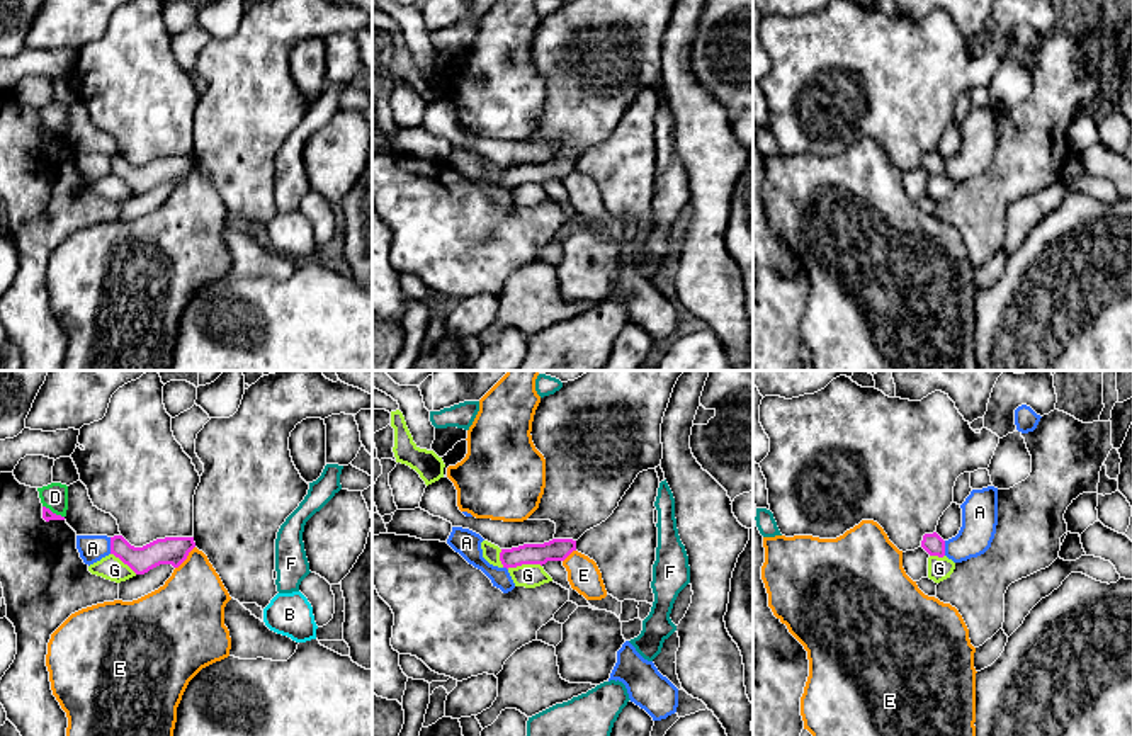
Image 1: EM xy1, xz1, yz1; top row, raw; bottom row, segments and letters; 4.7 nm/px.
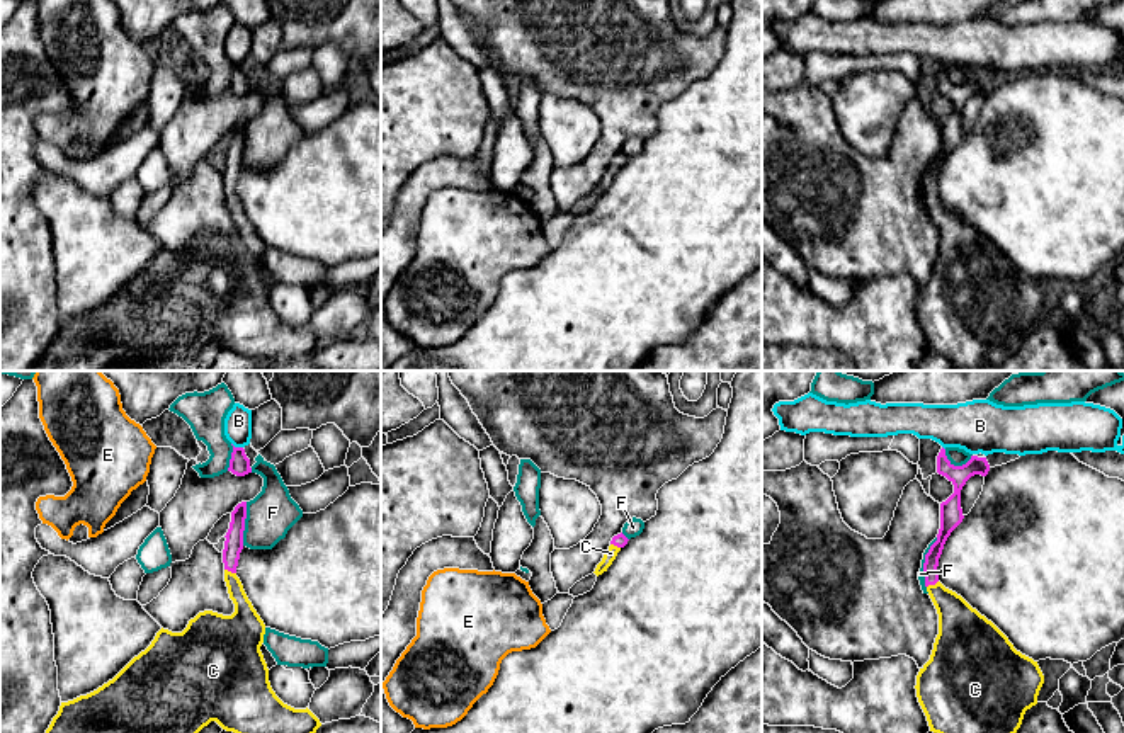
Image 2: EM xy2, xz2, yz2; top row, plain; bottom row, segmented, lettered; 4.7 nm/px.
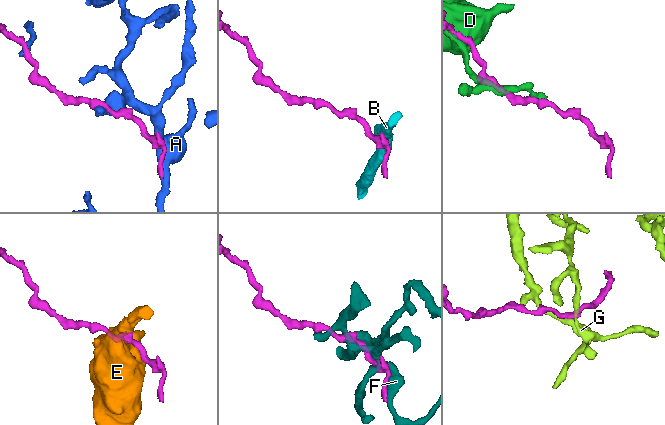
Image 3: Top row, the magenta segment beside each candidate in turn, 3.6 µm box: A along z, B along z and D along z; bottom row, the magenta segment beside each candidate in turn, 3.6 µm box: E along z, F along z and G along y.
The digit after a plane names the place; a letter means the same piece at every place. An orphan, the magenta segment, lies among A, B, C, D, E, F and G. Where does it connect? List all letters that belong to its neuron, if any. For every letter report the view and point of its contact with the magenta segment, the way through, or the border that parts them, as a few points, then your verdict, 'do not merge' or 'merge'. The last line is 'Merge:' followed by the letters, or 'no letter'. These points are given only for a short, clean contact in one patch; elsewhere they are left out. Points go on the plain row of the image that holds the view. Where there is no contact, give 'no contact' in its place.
A: xy1 (111, 165) | along xy1 (109, 157), (111, 172) | do not merge
B: xy2 (237, 67) | do not merge
C: xy2 (230, 189) | across xy2 (233, 164), (230, 189), (244, 227), (244, 240) | merge
D: xy1 (51, 131) | do not merge
E: xy1 (186, 177) | do not merge
F: yz2 (924, 182) | do not merge
G: xz1 (524, 182) | along xz1 (541, 184), (507, 187) | do not merge
Merge: C

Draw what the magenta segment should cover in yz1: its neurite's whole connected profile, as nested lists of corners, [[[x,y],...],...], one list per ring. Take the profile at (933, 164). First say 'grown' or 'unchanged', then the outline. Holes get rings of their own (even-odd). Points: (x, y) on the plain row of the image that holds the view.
unchanged | [[[925,153],[921,160],[921,167],[930,173],[930,175],[945,175],[945,160],[937,153]]]

